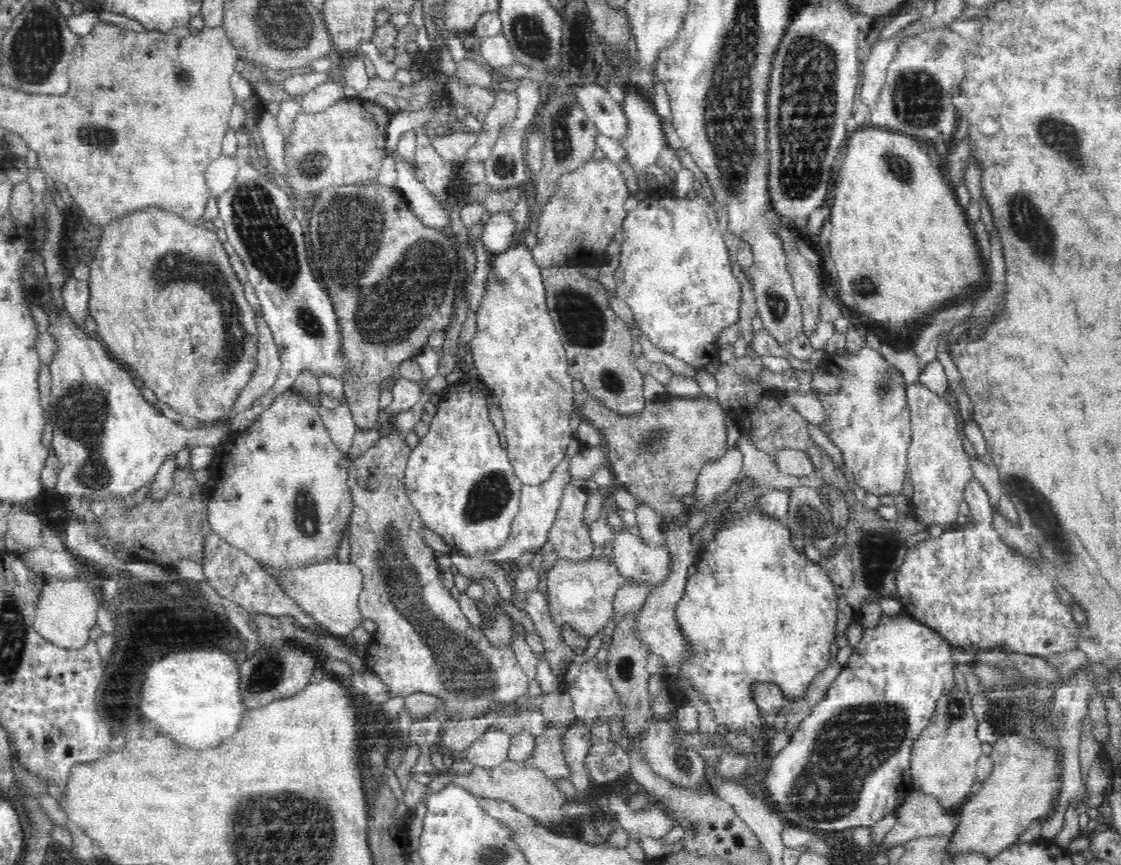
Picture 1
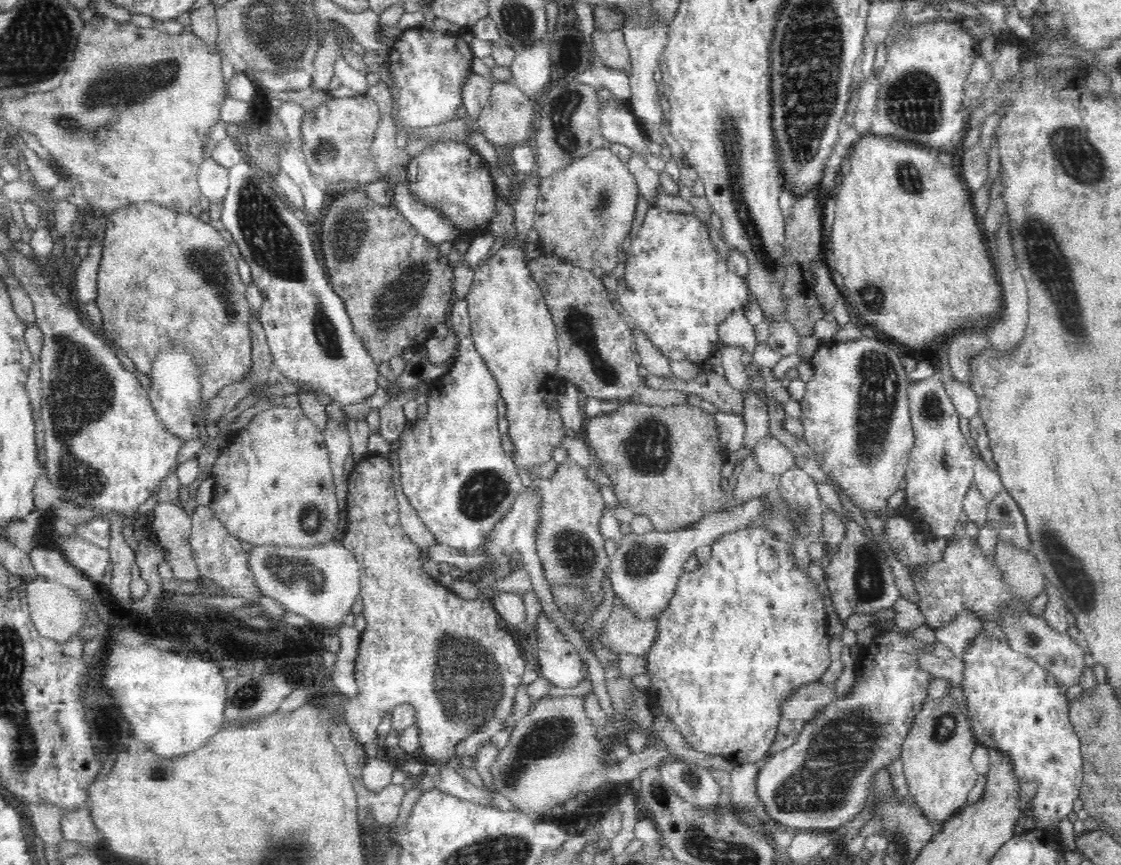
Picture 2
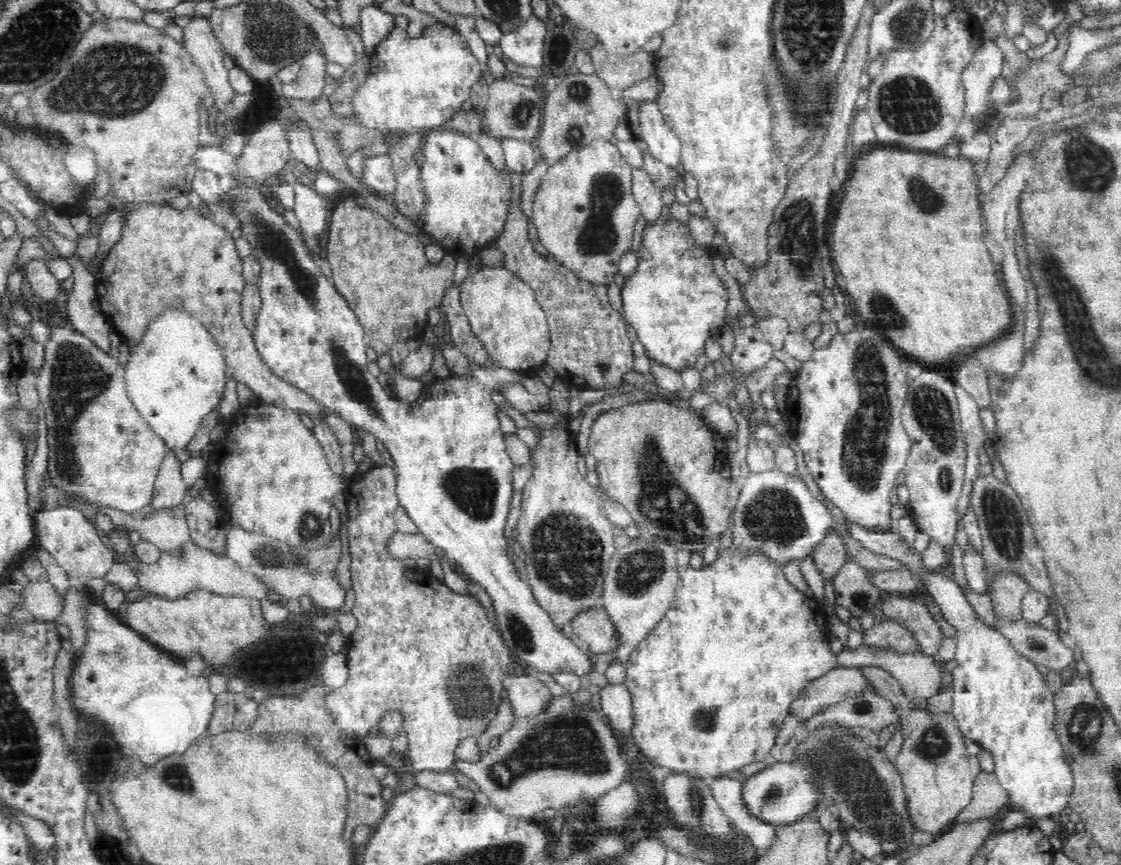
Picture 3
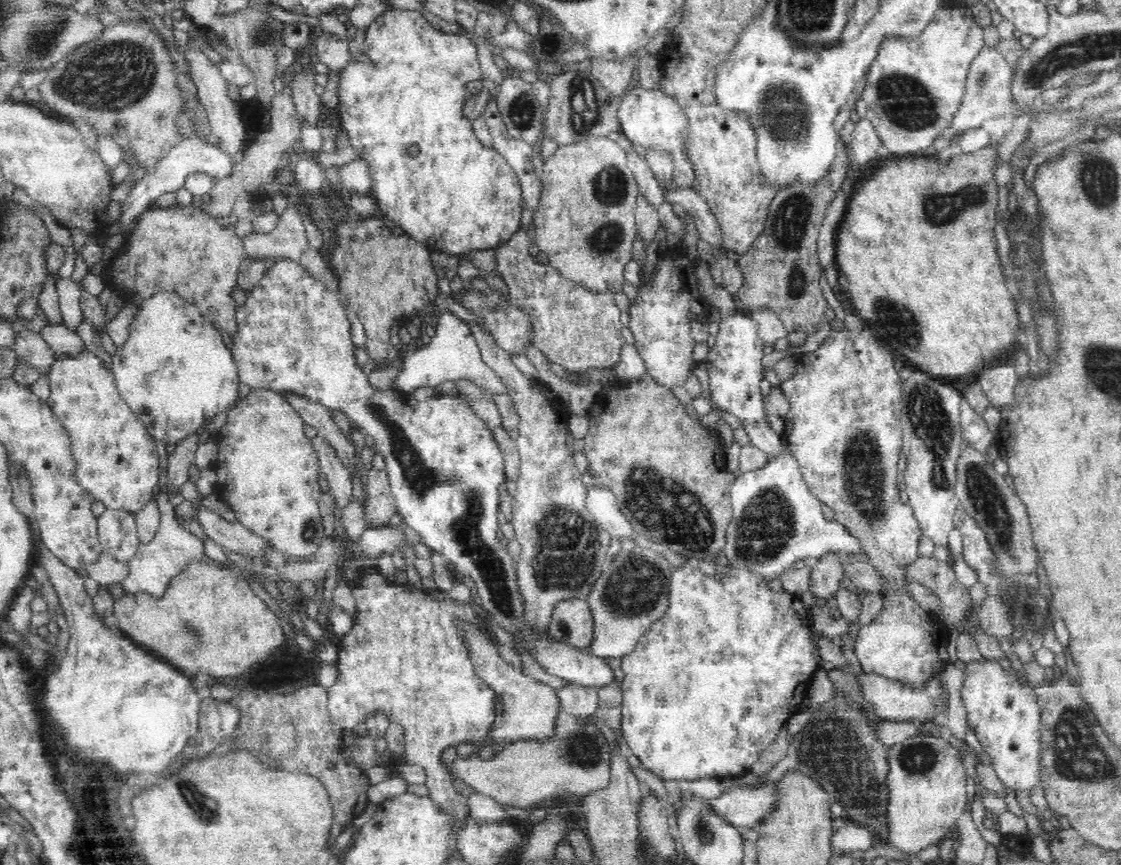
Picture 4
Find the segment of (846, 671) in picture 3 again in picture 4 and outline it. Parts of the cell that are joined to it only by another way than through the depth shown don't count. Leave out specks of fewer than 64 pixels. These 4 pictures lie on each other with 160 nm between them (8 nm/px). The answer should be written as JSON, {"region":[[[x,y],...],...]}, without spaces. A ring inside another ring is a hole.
{"region":[[[864,673],[858,679],[864,699],[872,704],[875,715],[882,720],[898,723],[914,723],[916,726],[933,722],[947,723],[949,714],[949,696],[940,676],[934,676],[924,689],[912,689],[897,681],[873,673]]]}

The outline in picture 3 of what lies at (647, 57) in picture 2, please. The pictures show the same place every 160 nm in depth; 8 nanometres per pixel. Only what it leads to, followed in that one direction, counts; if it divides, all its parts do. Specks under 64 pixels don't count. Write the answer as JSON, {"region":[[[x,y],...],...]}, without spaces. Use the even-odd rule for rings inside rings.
{"region":[[[644,101],[632,106],[641,126],[639,140],[650,156],[669,169],[680,166],[681,142],[665,123],[657,101]]]}

